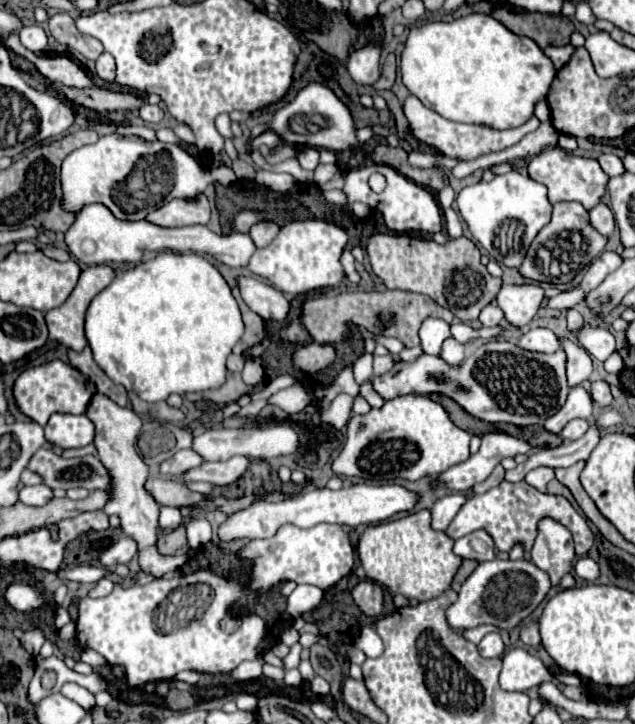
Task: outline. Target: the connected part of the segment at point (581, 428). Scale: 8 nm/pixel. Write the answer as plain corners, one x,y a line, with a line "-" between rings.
570,420
564,426
564,430
562,430
560,436
564,440
578,440
578,438
582,438
586,434
586,430
588,430
588,422
586,420

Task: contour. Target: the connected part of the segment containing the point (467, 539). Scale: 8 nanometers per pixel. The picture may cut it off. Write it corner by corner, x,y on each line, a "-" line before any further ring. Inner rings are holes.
474,530
462,538
456,540
454,544
454,552
460,558
470,558
470,560
494,560
496,552
494,552
494,540
486,530

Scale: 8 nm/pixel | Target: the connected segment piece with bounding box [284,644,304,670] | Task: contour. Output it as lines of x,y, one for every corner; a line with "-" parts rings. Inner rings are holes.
294,644
292,648
290,648
290,654
284,658
284,666
290,670
290,668
298,668
298,664
300,664
300,652
302,652
304,648
300,646
300,644

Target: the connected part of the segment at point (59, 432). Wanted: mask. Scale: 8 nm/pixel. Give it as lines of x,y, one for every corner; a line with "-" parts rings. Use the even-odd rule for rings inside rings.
52,414
44,432
46,440
60,448
82,448
94,442
94,424
86,414

